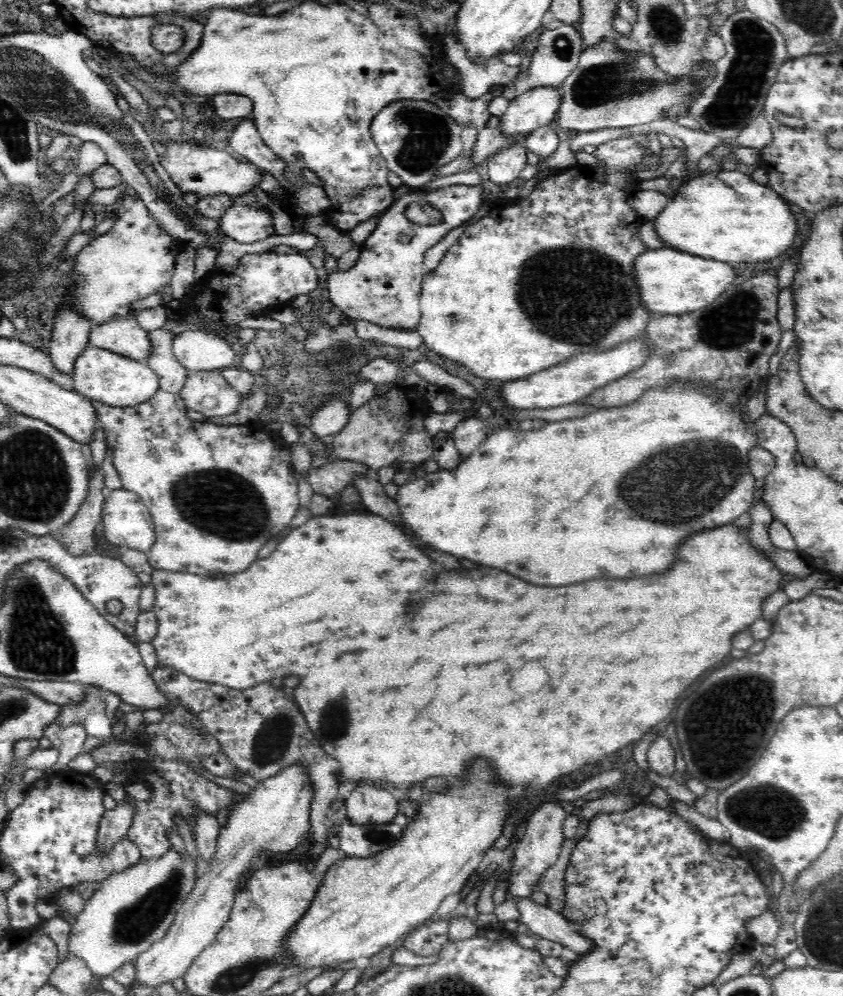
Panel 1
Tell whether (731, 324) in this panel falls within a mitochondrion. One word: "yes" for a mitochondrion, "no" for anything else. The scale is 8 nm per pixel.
yes

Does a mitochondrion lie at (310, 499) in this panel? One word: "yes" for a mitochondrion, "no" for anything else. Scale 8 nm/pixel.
no

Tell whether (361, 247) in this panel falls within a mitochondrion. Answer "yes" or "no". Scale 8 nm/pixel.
no

